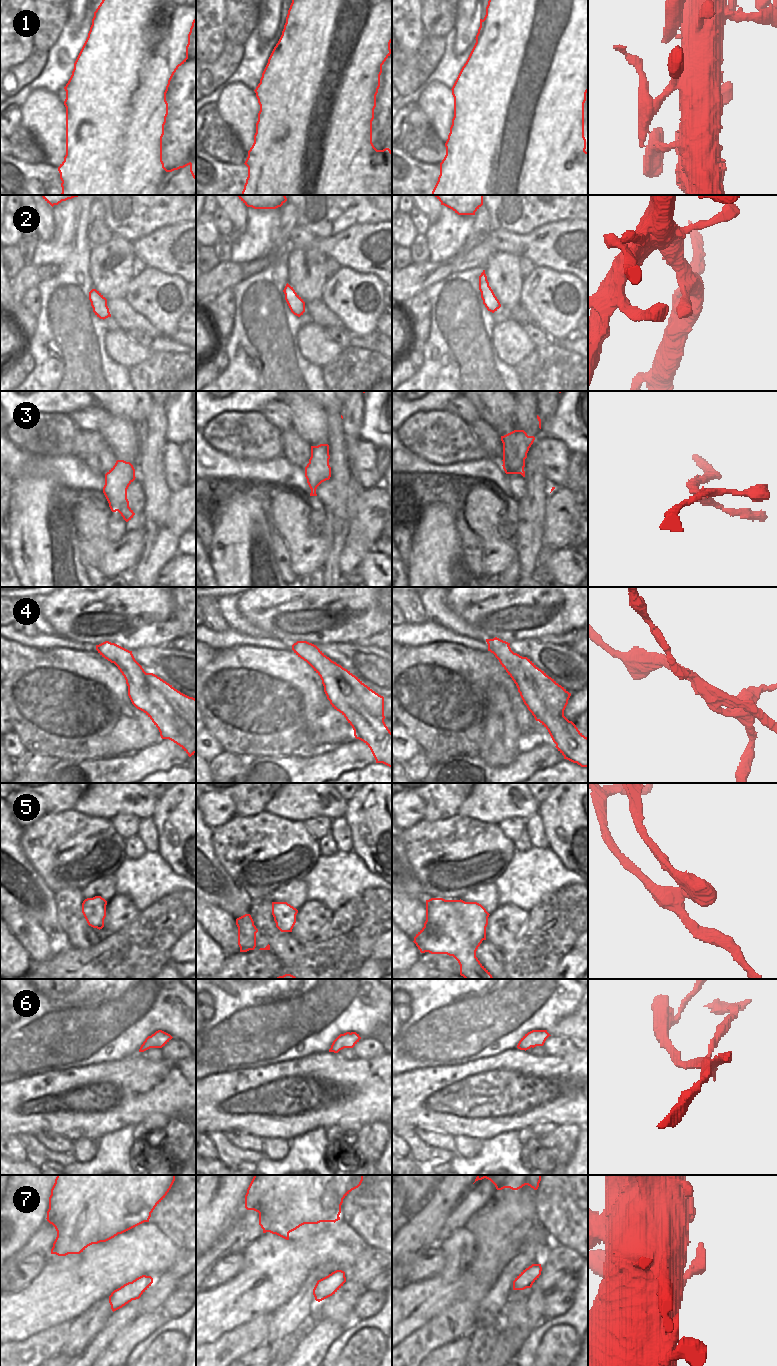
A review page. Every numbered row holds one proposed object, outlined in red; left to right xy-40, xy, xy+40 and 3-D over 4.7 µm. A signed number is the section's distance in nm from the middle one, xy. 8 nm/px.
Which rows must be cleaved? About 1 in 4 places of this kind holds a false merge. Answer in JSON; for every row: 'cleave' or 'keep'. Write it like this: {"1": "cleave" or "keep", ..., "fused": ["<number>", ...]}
{"1": "cleave", "2": "keep", "3": "cleave", "4": "cleave", "5": "keep", "6": "cleave", "7": "keep", "fused": ["1", "3", "4", "6"]}

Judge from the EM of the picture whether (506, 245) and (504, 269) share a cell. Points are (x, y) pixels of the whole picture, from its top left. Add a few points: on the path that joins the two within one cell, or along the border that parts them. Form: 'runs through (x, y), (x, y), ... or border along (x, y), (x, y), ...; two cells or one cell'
border along (495, 250), (509, 252), (518, 257); two cells

